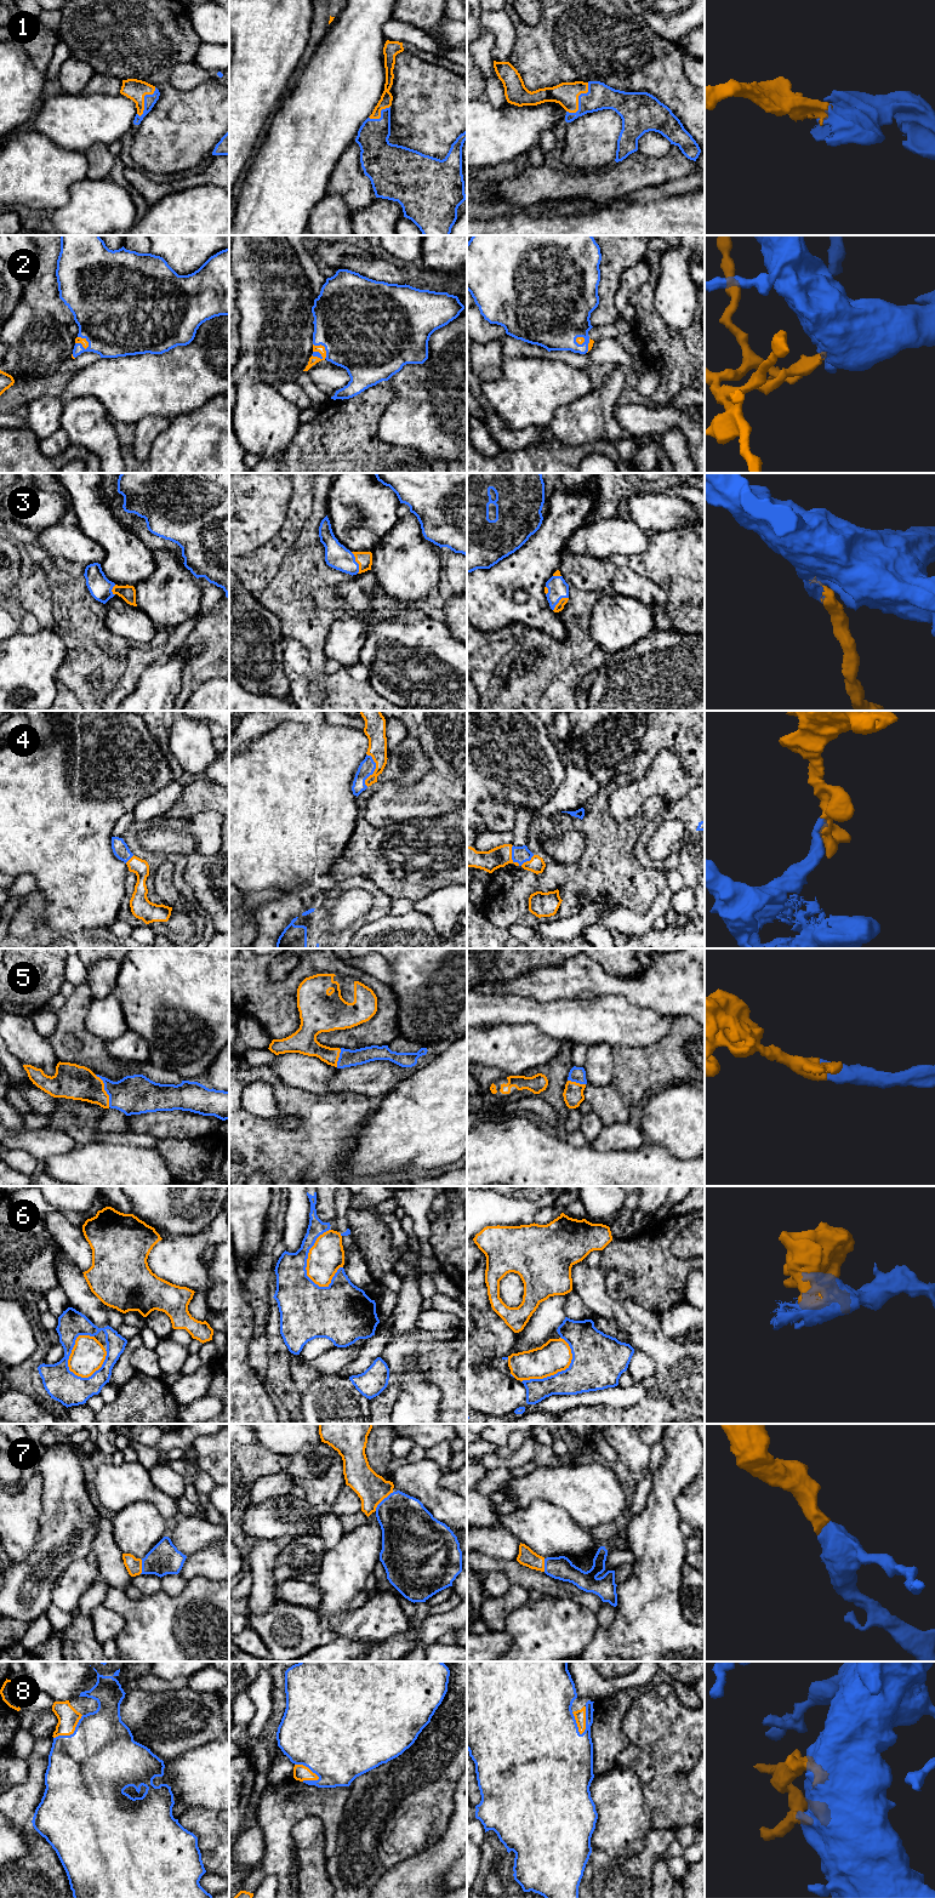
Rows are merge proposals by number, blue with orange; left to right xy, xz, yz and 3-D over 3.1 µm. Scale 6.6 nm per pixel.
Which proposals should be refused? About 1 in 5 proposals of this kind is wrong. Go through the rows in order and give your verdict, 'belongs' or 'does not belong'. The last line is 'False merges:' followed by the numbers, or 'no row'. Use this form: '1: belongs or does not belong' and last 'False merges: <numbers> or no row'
1: belongs
2: belongs
3: belongs
4: belongs
5: belongs
6: does not belong
7: belongs
8: belongs
False merges: 6

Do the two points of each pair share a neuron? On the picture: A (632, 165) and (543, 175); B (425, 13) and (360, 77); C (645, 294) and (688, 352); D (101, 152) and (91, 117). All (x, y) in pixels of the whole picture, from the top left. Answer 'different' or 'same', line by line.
A: same
B: different
C: same
D: different

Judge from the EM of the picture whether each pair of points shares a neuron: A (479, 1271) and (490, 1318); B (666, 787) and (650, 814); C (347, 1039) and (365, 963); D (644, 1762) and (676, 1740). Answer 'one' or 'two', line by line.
A: one
B: two
C: two
D: two

